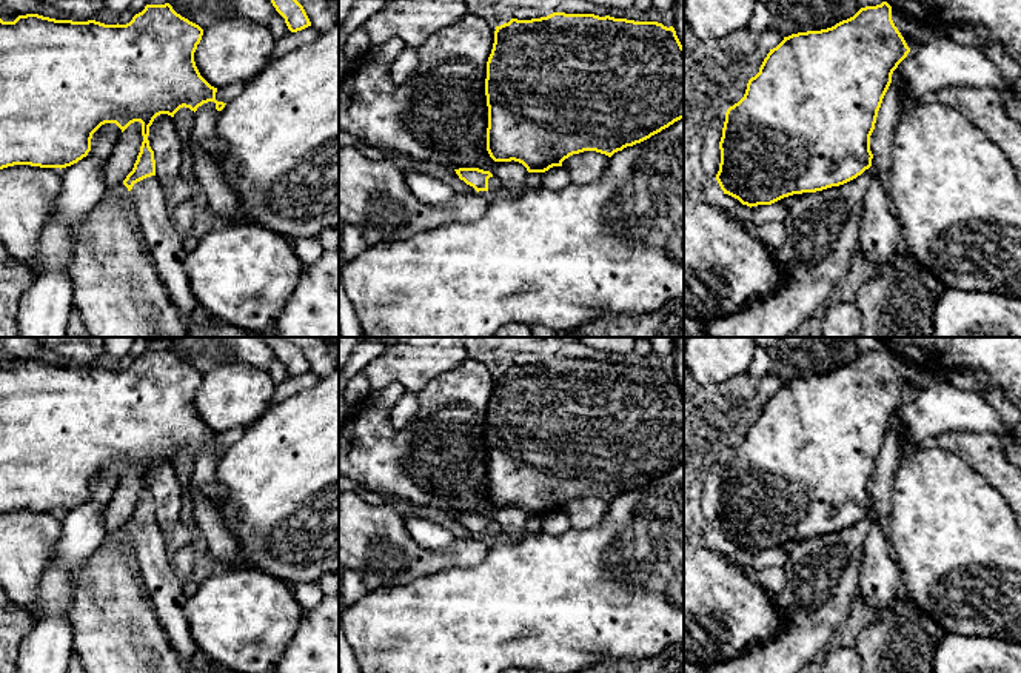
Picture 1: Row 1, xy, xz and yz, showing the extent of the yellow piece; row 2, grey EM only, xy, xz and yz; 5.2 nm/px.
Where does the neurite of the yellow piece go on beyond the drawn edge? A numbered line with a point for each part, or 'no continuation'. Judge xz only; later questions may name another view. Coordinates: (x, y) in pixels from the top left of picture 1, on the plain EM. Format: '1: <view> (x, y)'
1: xz (495, 529)

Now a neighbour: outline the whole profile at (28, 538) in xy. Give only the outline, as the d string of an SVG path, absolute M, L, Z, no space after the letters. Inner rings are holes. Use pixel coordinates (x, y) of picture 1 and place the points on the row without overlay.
M14 510L0 514L0 585L34 618L40 581L60 533L60 513Z

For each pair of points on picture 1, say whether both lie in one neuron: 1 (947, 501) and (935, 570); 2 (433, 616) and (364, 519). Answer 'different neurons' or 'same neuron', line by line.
1: same neuron
2: different neurons

